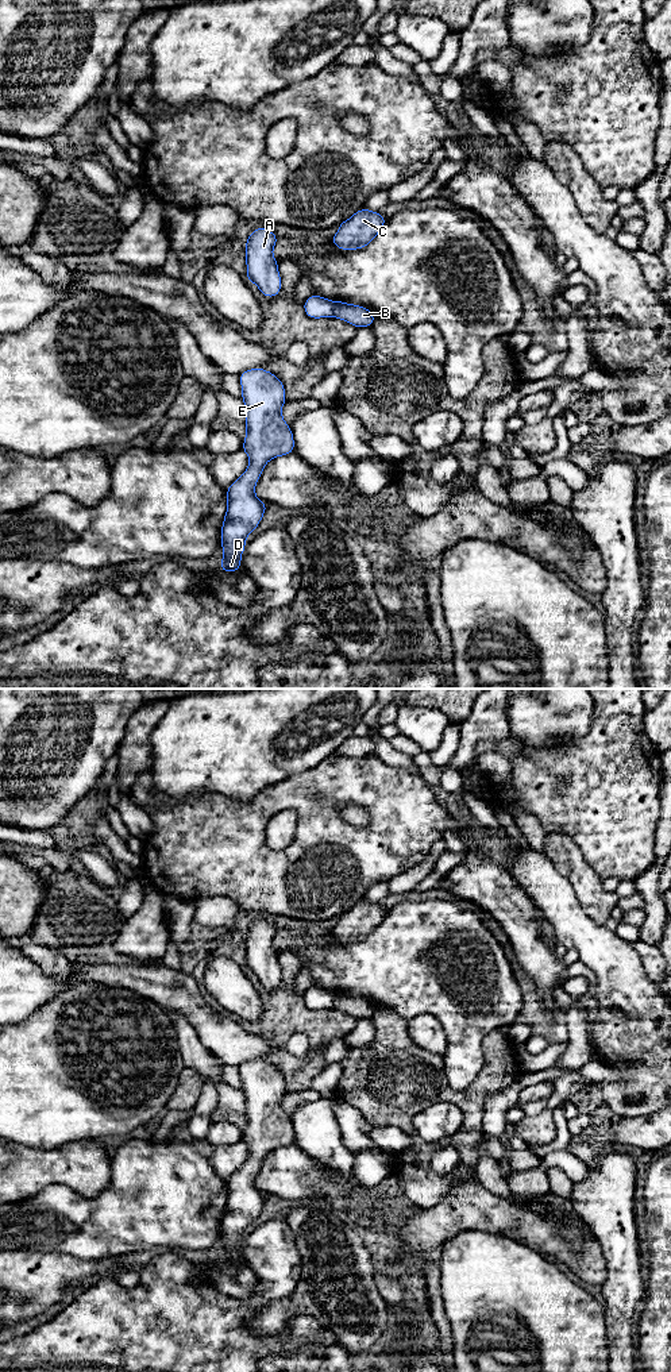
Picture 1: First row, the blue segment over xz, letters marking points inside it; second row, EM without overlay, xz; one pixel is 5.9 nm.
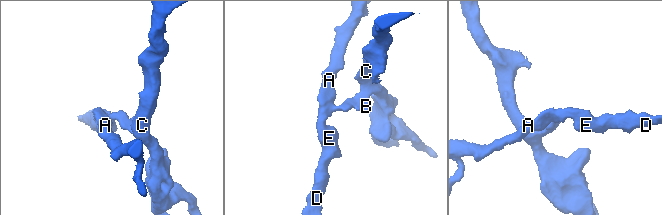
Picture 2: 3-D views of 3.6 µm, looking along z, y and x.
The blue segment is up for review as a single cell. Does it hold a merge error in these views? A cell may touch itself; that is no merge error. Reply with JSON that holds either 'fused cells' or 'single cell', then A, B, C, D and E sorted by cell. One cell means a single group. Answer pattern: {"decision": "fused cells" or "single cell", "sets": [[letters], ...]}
{"decision": "fused cells", "sets": [["A", "D", "E"], ["B", "C"]]}

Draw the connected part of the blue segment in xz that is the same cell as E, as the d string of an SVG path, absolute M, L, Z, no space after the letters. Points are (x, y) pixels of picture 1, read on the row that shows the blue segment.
M261 367L250 369L239 374L242 385L242 400L246 411L246 439L242 450L248 455L247 470L227 487L227 512L221 524L223 559L219 566L223 571L238 571L242 569L242 554L246 539L259 525L267 505L255 496L255 485L266 463L277 456L294 452L294 438L290 425L282 417L282 405L288 401L285 386L281 379Z

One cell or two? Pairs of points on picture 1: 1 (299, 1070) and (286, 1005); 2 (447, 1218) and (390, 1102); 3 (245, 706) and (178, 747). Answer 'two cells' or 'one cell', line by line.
1: one cell
2: two cells
3: one cell

